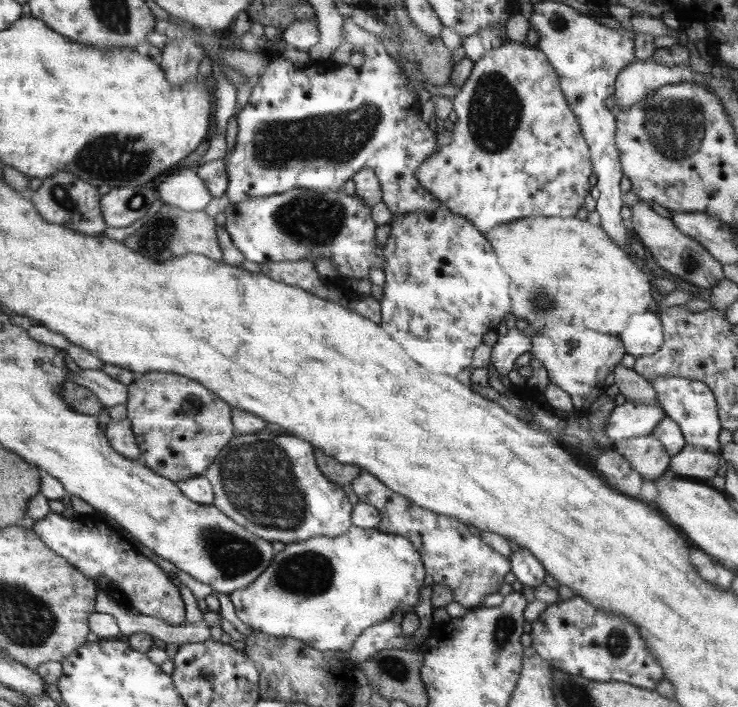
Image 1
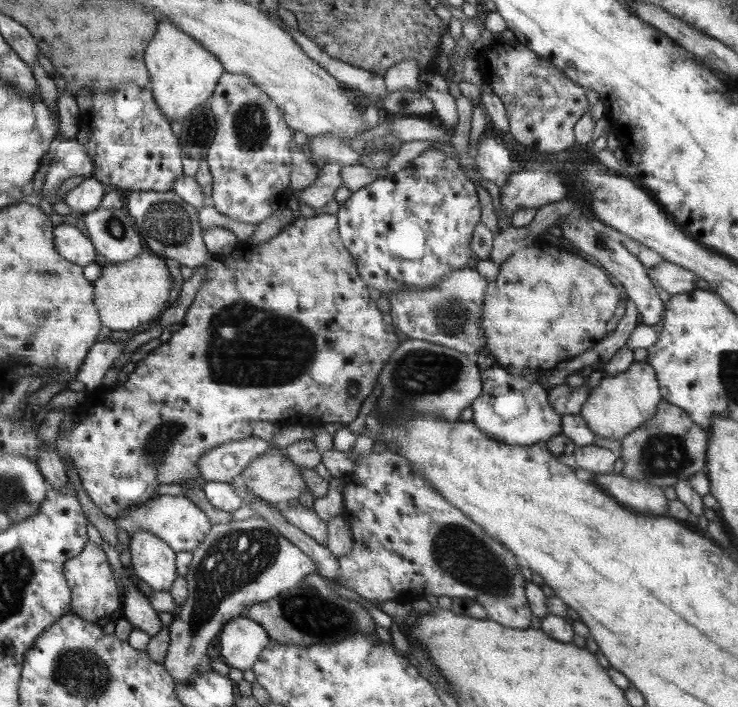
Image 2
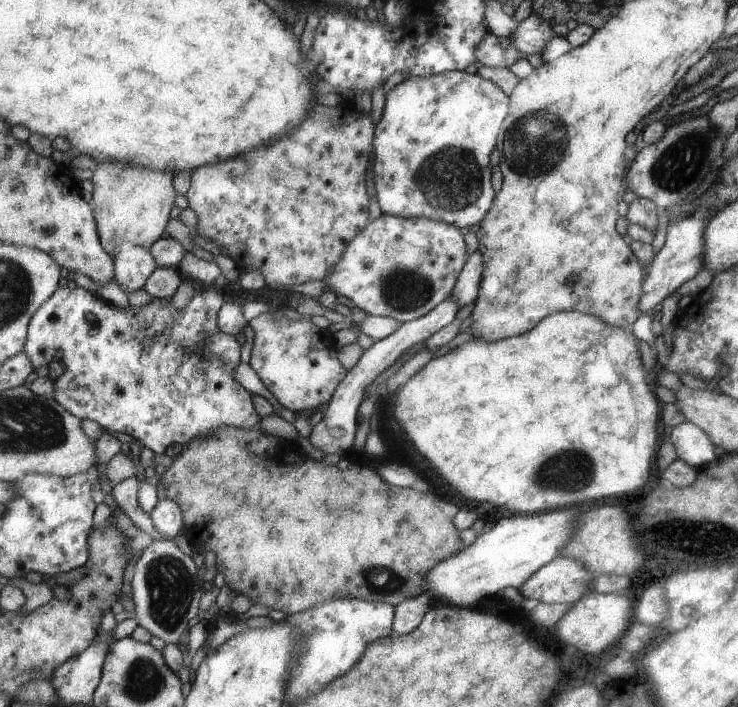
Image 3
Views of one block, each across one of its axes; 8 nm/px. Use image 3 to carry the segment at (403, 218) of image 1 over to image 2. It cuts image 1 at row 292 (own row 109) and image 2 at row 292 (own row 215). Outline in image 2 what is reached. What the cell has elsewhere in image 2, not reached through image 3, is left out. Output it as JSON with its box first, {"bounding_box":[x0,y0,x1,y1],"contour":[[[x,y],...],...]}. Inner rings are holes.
{"bounding_box":[389,266,486,356],"contour":[[[465,266],[443,275],[441,281],[435,283],[433,287],[401,289],[389,293],[392,325],[401,334],[405,334],[406,338],[451,347],[463,354],[476,356],[476,352],[485,344],[479,316],[482,316],[483,292],[486,287],[485,280],[473,270],[473,267]]]}

